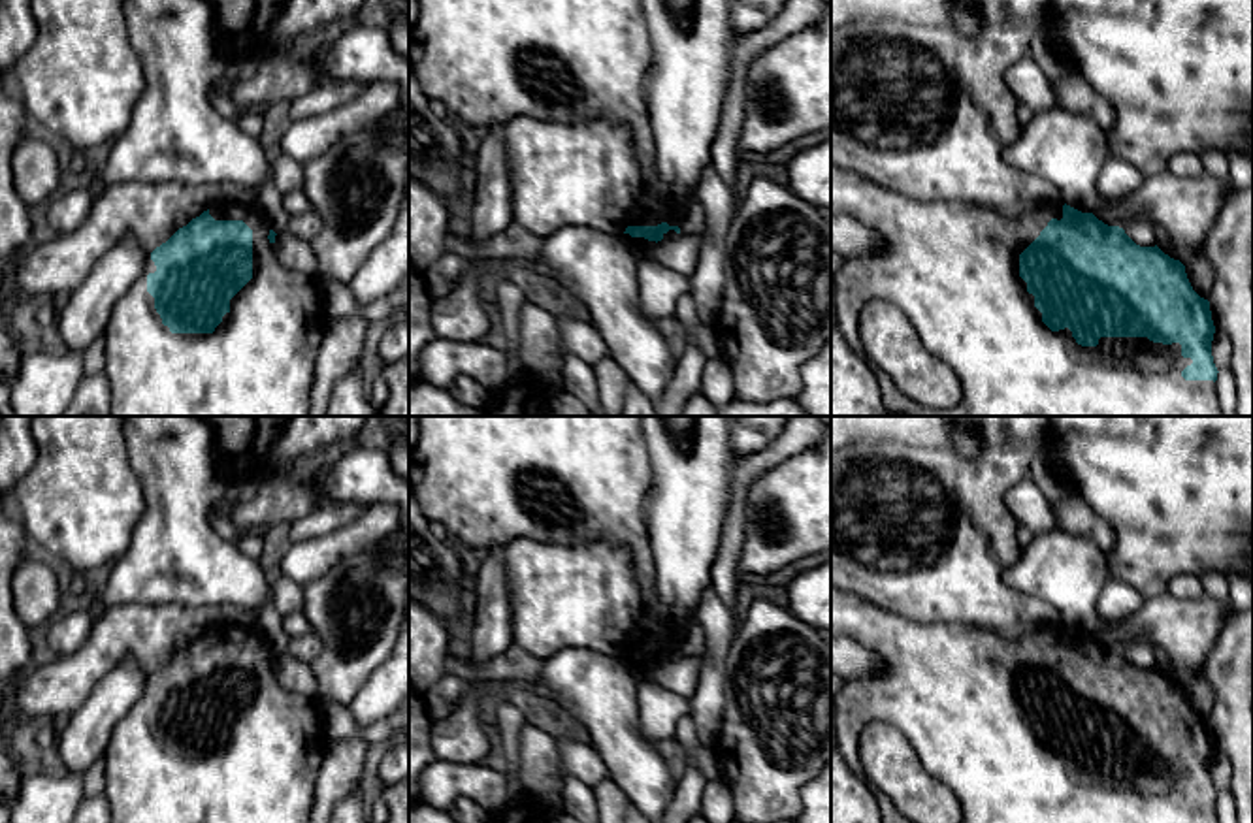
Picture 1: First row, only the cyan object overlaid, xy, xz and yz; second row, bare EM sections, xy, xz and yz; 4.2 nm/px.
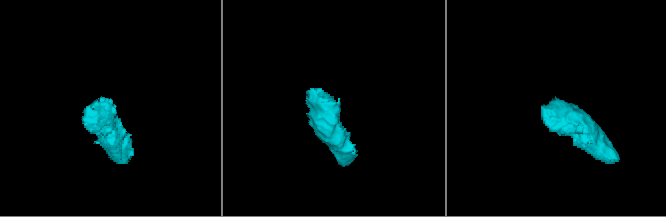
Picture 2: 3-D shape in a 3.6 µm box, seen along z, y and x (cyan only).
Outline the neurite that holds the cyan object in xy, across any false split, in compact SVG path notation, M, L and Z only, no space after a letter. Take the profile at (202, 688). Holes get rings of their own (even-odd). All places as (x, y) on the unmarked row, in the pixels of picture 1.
M217 621L156 669L102 755L111 823L311 823L326 753L317 699L286 691L256 627Z

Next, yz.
M831 586L831 633L857 640L884 663L882 672L846 678L842 689L833 693L835 744L852 770L861 765L859 736L863 729L872 721L884 721L899 729L925 770L953 791L961 804L961 823L1219 823L1215 810L1219 793L1212 778L1215 748L1210 723L1193 712L1180 682L1170 680L1157 667L1136 667L1123 650L1108 648L1093 635L1082 635L1063 621L1019 637L1002 637L995 631L963 623L918 623L835 586Z

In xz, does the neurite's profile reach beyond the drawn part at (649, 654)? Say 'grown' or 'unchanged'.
grown

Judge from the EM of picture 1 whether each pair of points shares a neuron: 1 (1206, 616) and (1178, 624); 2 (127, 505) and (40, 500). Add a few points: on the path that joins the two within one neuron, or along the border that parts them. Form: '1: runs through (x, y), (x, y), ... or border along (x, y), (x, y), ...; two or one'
1: runs through (1199, 622), (1186, 624); one
2: runs through (106, 501), (61, 501); one

